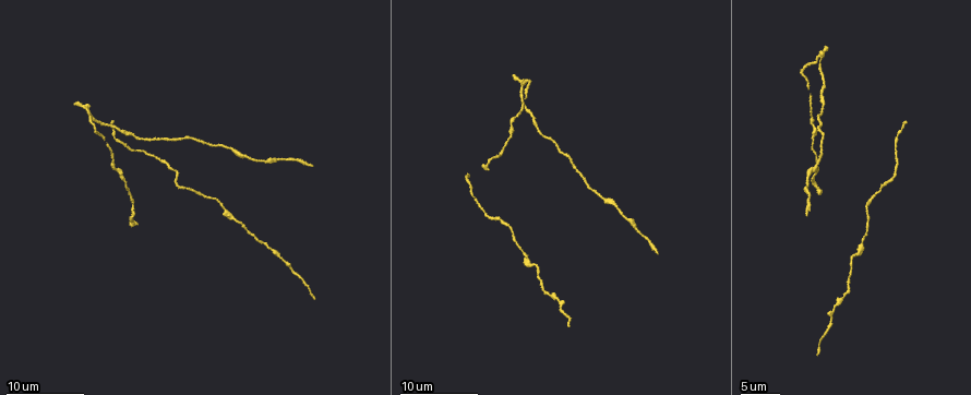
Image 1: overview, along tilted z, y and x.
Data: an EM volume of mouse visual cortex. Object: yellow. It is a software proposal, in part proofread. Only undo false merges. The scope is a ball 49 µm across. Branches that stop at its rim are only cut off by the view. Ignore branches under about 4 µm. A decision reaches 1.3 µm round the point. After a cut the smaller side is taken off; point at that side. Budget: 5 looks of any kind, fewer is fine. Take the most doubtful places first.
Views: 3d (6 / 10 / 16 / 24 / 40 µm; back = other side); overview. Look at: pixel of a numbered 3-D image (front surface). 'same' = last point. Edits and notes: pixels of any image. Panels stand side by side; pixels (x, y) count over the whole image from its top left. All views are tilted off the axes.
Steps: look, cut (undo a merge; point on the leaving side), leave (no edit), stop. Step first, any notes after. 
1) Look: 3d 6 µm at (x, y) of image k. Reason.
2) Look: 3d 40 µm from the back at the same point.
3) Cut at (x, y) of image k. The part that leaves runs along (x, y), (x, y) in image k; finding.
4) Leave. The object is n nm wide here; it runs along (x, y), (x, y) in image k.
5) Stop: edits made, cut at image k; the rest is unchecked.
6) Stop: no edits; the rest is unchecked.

Look: 3d 10 µm at (817, 164) of image 1. Calibre changes.

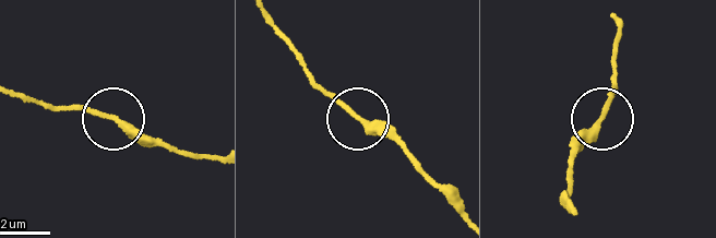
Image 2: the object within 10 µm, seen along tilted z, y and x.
Look: 3d 6 µm at (603, 116) of image 2.

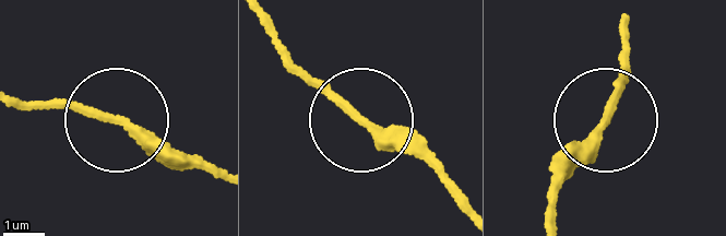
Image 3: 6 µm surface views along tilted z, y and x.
Leave. The object is 240 nm wide here; one neuron here.

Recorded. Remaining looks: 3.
Look: 3d 10 µm at (178, 184) of image 1.

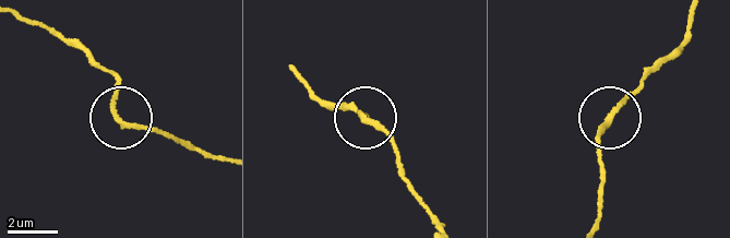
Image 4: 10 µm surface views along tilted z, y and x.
Leave. The side arm is 15 µm long; one neuron here.

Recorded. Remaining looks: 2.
Look: 3d 16 µm at (855, 256) of image 1. Calibre changes.

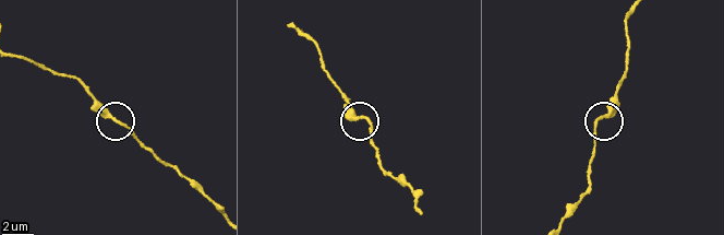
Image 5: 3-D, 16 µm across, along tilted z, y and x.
Leave. Continuous, no second neuron.

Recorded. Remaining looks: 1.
Stop: no edits; the rest is unchecked.

